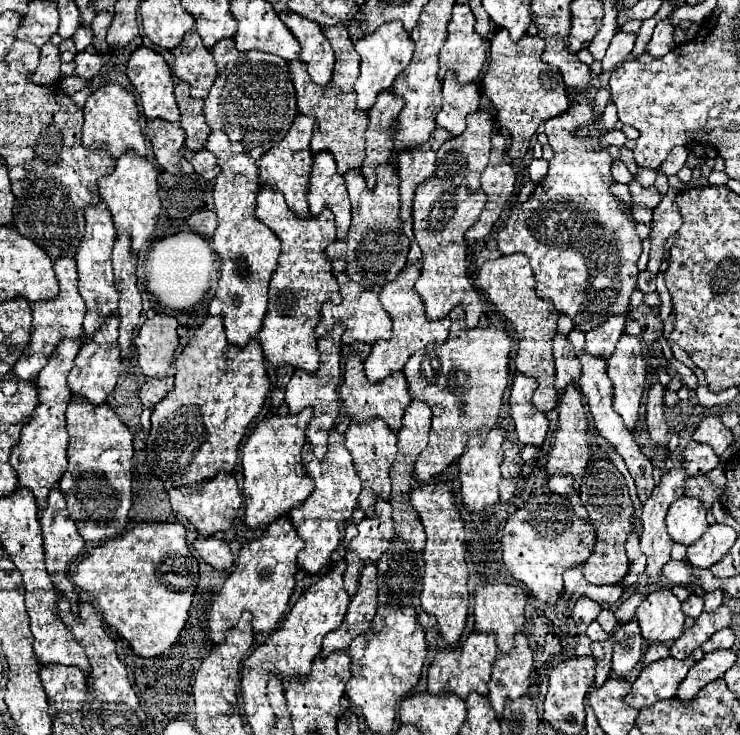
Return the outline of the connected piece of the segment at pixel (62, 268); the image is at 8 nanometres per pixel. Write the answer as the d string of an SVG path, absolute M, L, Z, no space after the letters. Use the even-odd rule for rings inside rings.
M59 257L55 261L55 273L59 279L59 295L49 301L37 301L31 305L33 309L33 327L31 327L31 339L29 345L23 349L23 355L13 367L13 373L23 379L23 381L33 381L37 379L39 371L43 365L49 361L51 353L55 351L59 339L65 337L85 337L83 333L83 317L85 317L85 303L79 295L77 289L77 269L75 269L75 259L73 257Z

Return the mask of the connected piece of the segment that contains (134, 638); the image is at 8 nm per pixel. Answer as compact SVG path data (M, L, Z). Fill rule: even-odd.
M139 523L133 529L125 531L123 535L91 549L83 559L77 559L69 565L69 575L71 581L81 587L83 591L87 591L89 595L95 597L95 601L101 607L101 613L105 617L105 621L113 627L119 629L119 635L125 637L131 647L143 655L145 651L155 651L157 655L169 655L173 647L177 647L179 637L183 637L183 625L187 621L187 611L191 607L191 599L193 601L213 601L217 591L223 587L227 573L217 571L213 567L209 567L207 563L199 561L199 583L195 579L195 563L191 563L191 553L189 547L185 543L185 527L181 523ZM167 575L171 575L171 587L167 587L167 583L163 583L163 579L167 579Z

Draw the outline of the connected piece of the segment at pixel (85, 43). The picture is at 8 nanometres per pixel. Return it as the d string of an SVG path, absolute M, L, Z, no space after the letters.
M81 25L81 27L75 31L73 41L75 41L77 51L85 51L85 49L91 45L91 41L93 41L93 31L91 31L91 27L83 27L83 25Z

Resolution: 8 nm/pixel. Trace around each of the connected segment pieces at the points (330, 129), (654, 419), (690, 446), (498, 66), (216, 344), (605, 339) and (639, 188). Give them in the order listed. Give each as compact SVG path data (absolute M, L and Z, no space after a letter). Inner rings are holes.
M323 27L323 33L330 42L335 53L335 77L327 85L317 85L307 73L307 65L303 61L291 61L289 69L293 75L293 85L297 93L297 107L305 115L315 117L315 131L311 139L311 151L329 151L337 161L337 169L345 175L349 169L359 169L365 159L365 131L369 123L369 113L359 111L355 103L353 85L359 77L359 55L349 39L347 27Z
M653 383L649 389L649 401L647 401L647 431L651 435L651 439L657 443L657 447L661 447L665 453L667 451L667 423L663 419L663 393L665 387L661 383Z
M695 441L687 443L687 447L683 451L683 467L689 477L703 475L703 473L715 469L717 463L719 463L719 457L711 451L711 447L695 443Z
M501 29L491 41L491 59L481 85L485 95L493 101L497 109L501 127L511 133L511 143L507 151L511 159L519 159L531 149L531 139L541 123L569 109L567 89L561 73L553 71L547 63L541 61L543 47L545 41L537 35L523 35L519 43L513 43L505 29Z
M207 317L195 331L193 339L185 345L183 353L175 361L175 387L163 401L153 407L151 431L147 435L147 467L155 467L155 479L163 481L167 489L199 485L213 479L219 471L233 473L237 461L237 449L247 433L249 423L261 411L261 405L269 393L269 377L263 365L261 345L253 339L243 349L231 347L225 339L221 317Z
M626 311L623 315L613 315L599 327L587 331L585 351L605 359L611 357L611 351L615 351L615 343L619 341L619 335L623 335L625 331L625 317L628 312Z
M633 181L629 183L629 191L635 199L635 205L643 205L643 207L655 207L661 201L661 193L655 187L643 187L641 183Z

